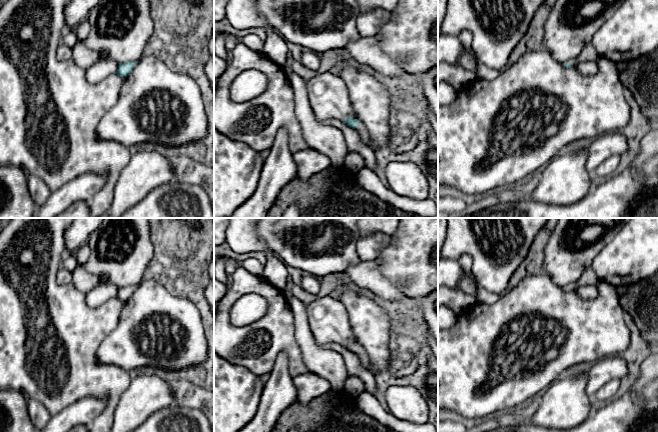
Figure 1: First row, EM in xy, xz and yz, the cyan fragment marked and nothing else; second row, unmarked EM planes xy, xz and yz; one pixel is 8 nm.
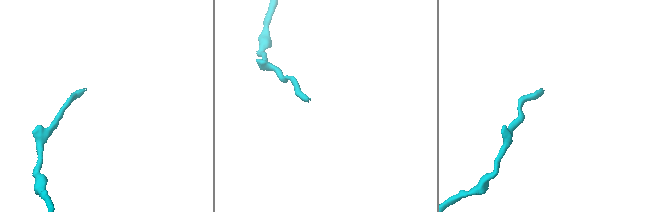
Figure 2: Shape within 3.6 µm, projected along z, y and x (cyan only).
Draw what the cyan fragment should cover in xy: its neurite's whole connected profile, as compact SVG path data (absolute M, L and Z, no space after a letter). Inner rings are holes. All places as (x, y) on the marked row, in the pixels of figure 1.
M138 61L119 63L118 69L115 74L126 78L132 72L137 63Z

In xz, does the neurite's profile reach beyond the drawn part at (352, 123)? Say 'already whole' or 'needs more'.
needs more

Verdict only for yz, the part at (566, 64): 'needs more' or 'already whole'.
needs more

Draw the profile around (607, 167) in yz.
M613 155L604 160L595 170L594 177L597 180L609 178L619 165L619 155Z

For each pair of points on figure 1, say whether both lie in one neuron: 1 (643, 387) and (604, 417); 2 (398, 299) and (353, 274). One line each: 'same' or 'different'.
1: same
2: same

